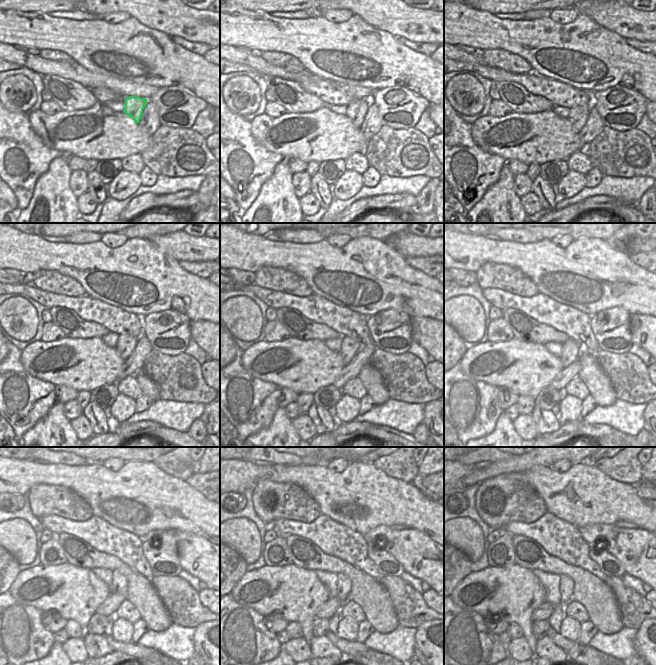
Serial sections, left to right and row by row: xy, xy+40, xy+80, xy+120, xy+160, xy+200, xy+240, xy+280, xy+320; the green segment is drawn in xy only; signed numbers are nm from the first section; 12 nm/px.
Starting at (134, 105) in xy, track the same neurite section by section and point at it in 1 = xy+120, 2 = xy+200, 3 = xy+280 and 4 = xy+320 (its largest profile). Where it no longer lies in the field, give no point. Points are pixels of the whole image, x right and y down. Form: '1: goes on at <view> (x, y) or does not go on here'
1: goes on at xy+120 (126, 344)
2: goes on at xy+200 (571, 350)
3: goes on at xy+280 (343, 583)
4: goes on at xy+320 (566, 585)

